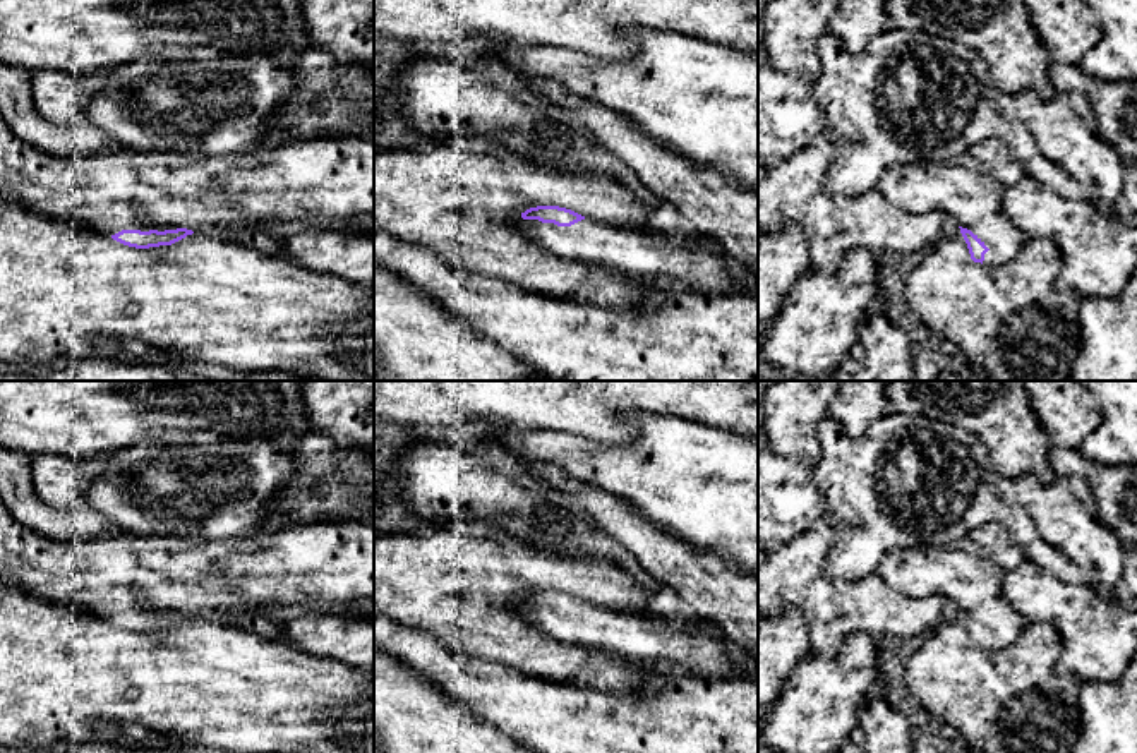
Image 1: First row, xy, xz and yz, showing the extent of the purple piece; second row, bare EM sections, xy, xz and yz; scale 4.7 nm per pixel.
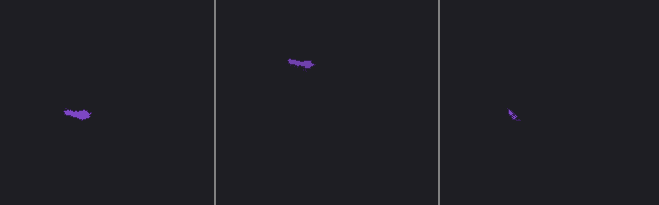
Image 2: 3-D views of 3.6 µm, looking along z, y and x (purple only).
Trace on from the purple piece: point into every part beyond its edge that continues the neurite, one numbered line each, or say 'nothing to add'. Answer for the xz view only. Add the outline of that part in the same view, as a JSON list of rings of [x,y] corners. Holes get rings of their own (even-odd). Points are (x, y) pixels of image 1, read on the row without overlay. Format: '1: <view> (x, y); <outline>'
1: xz (700, 647); [[[588,602],[571,611],[520,604],[516,612],[556,640],[604,648],[652,667],[671,667],[703,679],[746,679],[758,671],[753,660],[732,660],[729,640],[710,619],[693,623],[617,612]]]

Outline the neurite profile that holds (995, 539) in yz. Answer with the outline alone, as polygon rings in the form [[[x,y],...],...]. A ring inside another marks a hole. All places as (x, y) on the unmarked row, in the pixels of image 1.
[[[1000,523],[981,525],[967,537],[979,544],[1003,571],[1012,571],[1026,559],[1022,549]]]

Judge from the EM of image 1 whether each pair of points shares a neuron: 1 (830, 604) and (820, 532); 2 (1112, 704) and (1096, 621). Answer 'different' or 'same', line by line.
1: same
2: different

